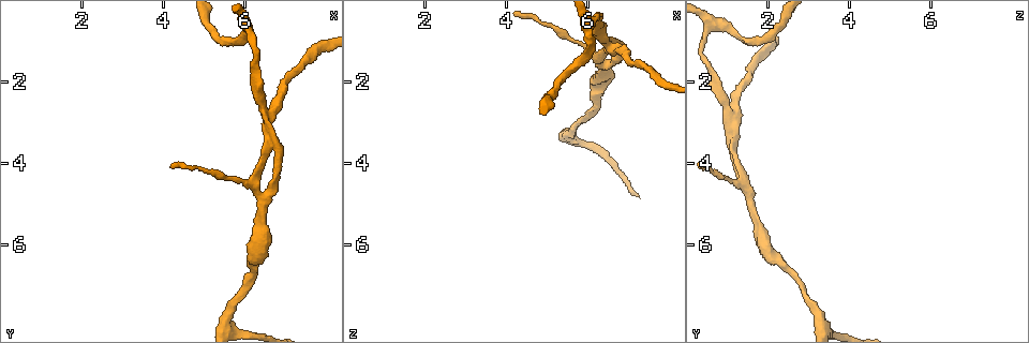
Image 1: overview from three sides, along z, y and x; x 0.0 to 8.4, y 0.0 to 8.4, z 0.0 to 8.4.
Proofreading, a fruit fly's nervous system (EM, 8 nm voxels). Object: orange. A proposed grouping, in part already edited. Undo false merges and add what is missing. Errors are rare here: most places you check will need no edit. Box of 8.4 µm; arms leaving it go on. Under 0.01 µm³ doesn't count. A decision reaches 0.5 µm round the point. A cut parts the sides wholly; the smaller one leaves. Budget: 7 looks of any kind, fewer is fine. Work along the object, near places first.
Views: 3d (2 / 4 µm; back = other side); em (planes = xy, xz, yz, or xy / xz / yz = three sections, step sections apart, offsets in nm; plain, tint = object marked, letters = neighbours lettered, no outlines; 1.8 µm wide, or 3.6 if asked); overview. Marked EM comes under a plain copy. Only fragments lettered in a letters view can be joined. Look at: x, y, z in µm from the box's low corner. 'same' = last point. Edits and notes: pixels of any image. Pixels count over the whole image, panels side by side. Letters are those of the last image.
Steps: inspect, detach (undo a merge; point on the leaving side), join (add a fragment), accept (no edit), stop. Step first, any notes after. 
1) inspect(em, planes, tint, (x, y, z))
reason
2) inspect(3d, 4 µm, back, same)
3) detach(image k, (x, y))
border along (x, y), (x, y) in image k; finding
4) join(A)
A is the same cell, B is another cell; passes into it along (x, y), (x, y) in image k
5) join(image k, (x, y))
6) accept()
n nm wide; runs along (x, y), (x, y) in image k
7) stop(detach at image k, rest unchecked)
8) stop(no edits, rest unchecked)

inspect(em, planes, letters, (6.05, 0.70, 0.60))
abrupt turn

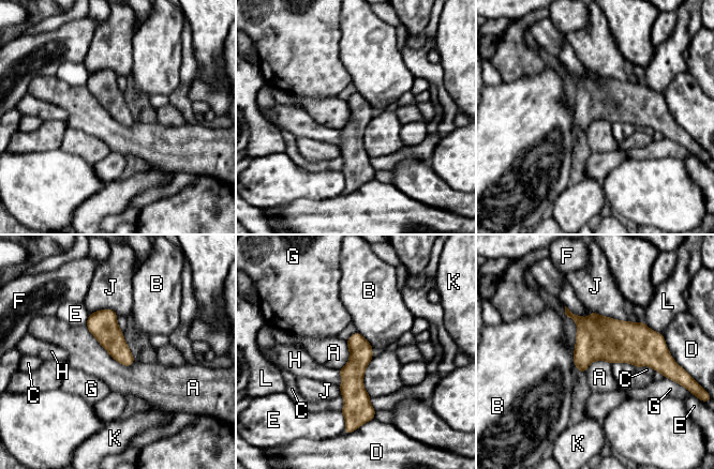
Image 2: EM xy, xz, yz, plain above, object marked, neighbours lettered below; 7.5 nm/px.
accept()
A, B, C, D, E, F, G, H, J, K and L are other cells; border along (86, 326), (113, 358), (134, 363) in image 2; all the same cell

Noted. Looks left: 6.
inspect(3d, 2 µm, (6.55, 2.85, 1.15))
branch point

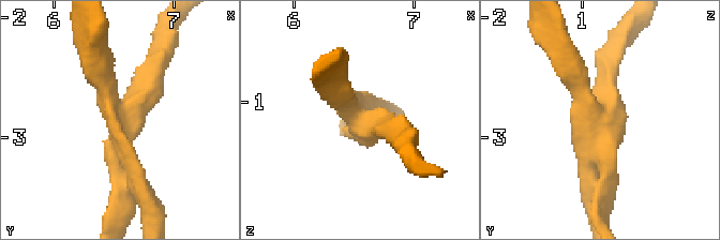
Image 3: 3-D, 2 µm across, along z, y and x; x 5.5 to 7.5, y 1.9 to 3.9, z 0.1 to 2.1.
inspect(em, yz, step 4, letters, (6.56, 2.84, 1.18))
3 arms; arms of 170, 170, 240 nm; now the EM

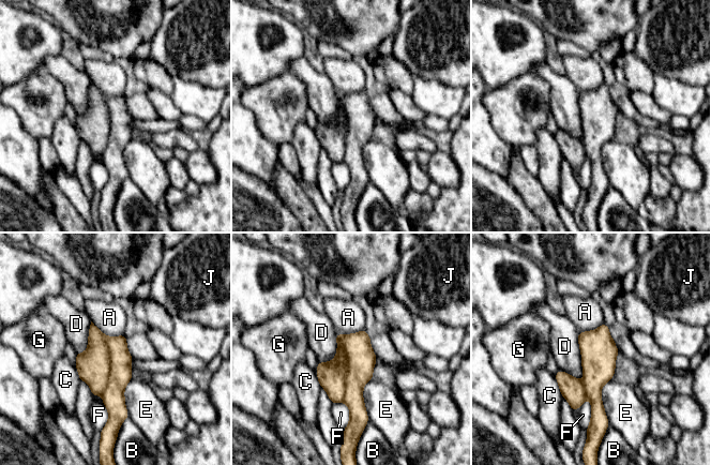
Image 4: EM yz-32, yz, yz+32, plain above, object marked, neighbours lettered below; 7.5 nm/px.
accept()
A, B, C, D, E, F, G and J are other cells; runs along (604, 327), (595, 374), (595, 417) in image 4; all the same cell

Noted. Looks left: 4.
inspect(3d, 2 µm, (6.45, 4.80, 1.60))
four arms meet

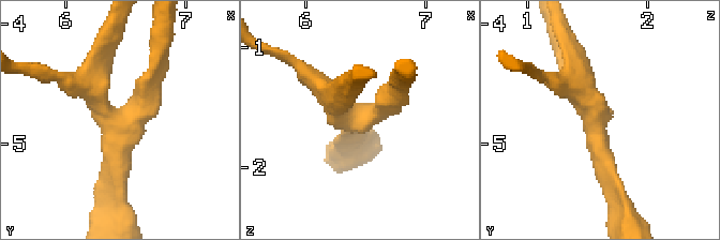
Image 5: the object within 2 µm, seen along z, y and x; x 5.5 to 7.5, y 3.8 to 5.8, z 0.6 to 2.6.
inspect(em, planes, letters, (6.42, 4.84, 1.54))
4 arms; need the tissue

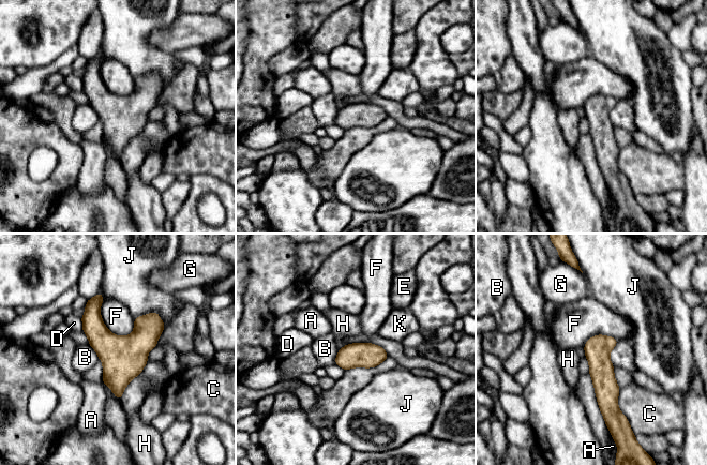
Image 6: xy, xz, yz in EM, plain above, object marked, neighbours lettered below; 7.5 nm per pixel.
accept()
F touches over 340 nm; A, B, C, D, E, F, G, H, J and K are other cells; runs along (597, 338), (607, 417) in image 6; continuous, no second cell

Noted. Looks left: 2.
stop(no edits, rest unchecked)

